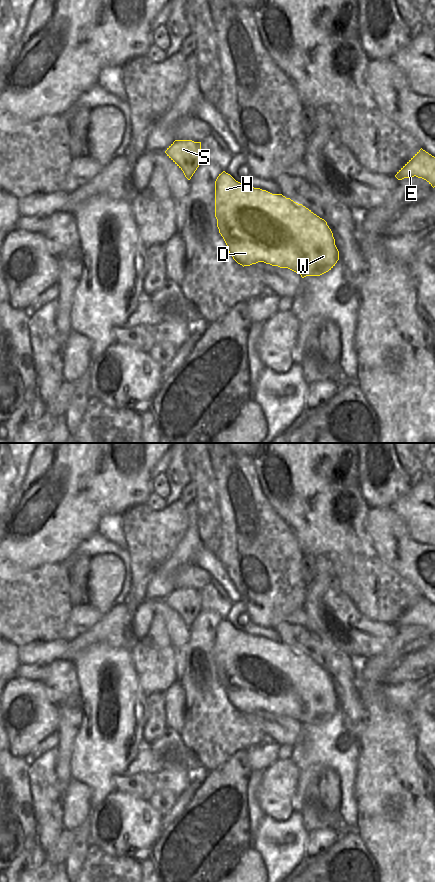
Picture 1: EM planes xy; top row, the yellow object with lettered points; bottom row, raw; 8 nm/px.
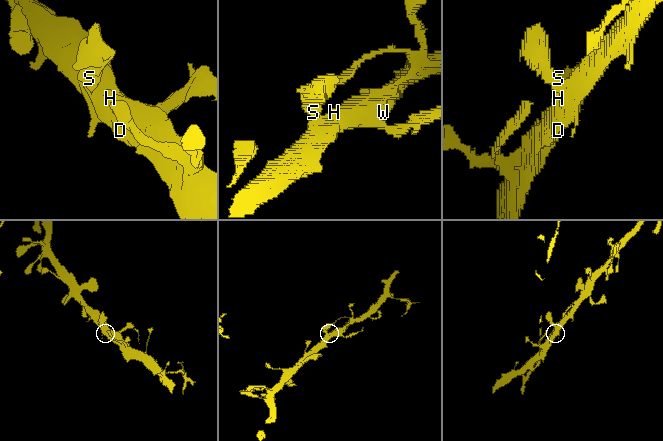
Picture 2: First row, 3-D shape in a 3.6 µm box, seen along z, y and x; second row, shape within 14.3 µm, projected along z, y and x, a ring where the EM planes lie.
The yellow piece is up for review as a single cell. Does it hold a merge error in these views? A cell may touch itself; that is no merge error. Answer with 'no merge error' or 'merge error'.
no merge error

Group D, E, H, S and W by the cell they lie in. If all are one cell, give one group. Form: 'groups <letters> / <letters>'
groups D E H S W

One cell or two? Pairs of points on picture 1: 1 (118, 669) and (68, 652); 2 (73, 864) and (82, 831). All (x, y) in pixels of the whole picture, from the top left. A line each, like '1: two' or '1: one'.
1: one
2: one

